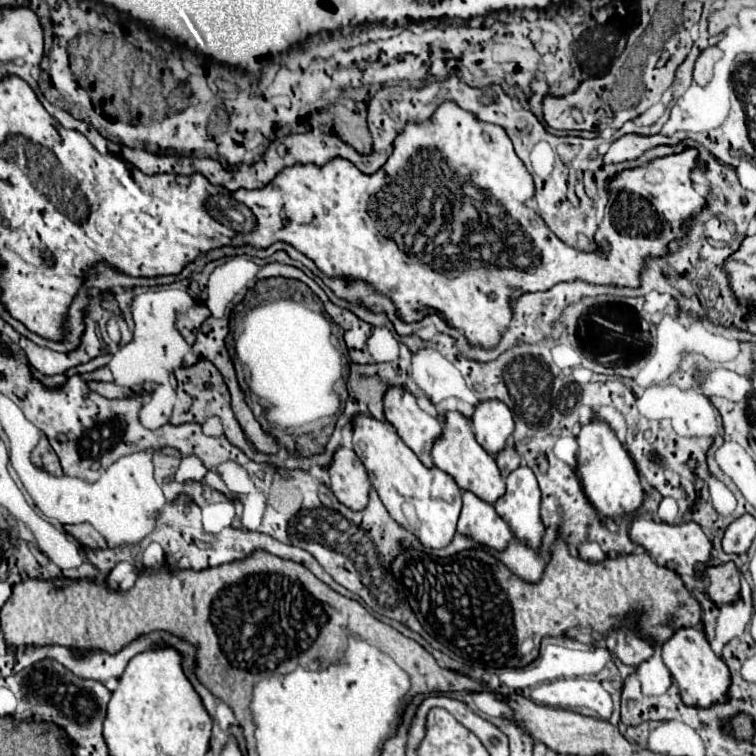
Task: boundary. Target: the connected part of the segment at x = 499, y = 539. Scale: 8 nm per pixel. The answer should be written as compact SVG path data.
M471 492L463 494L463 510L459 516L459 524L457 524L457 532L475 540L481 546L493 548L493 550L505 550L509 546L509 542L513 540L513 532L507 526L507 522L503 518L499 518L499 514L495 514L495 508L487 502L483 502L481 498L477 498Z

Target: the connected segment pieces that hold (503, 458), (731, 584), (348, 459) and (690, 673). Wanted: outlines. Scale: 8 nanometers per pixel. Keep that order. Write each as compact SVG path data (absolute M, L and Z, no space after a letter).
M505 448L503 452L497 454L497 466L503 478L507 478L507 474L511 474L515 468L519 468L519 464L521 464L521 458L515 452L515 448Z
M733 562L721 566L709 566L705 574L709 578L707 594L715 604L731 604L739 598L741 572Z
M339 448L335 452L333 464L329 466L331 490L335 498L351 510L363 510L369 500L371 482L367 478L365 466L359 462L357 454L349 448Z
M681 628L661 646L661 652L663 652L663 662L669 668L673 680L681 692L683 704L707 708L707 706L713 706L719 702L727 702L729 684L731 684L729 668L721 658L717 658L713 654L703 632L699 632L697 628Z

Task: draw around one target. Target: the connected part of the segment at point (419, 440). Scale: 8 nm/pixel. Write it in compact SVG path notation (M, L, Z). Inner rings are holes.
M397 386L385 394L385 418L395 426L399 438L415 452L423 466L431 468L431 448L443 432L441 422L423 412L411 392Z

